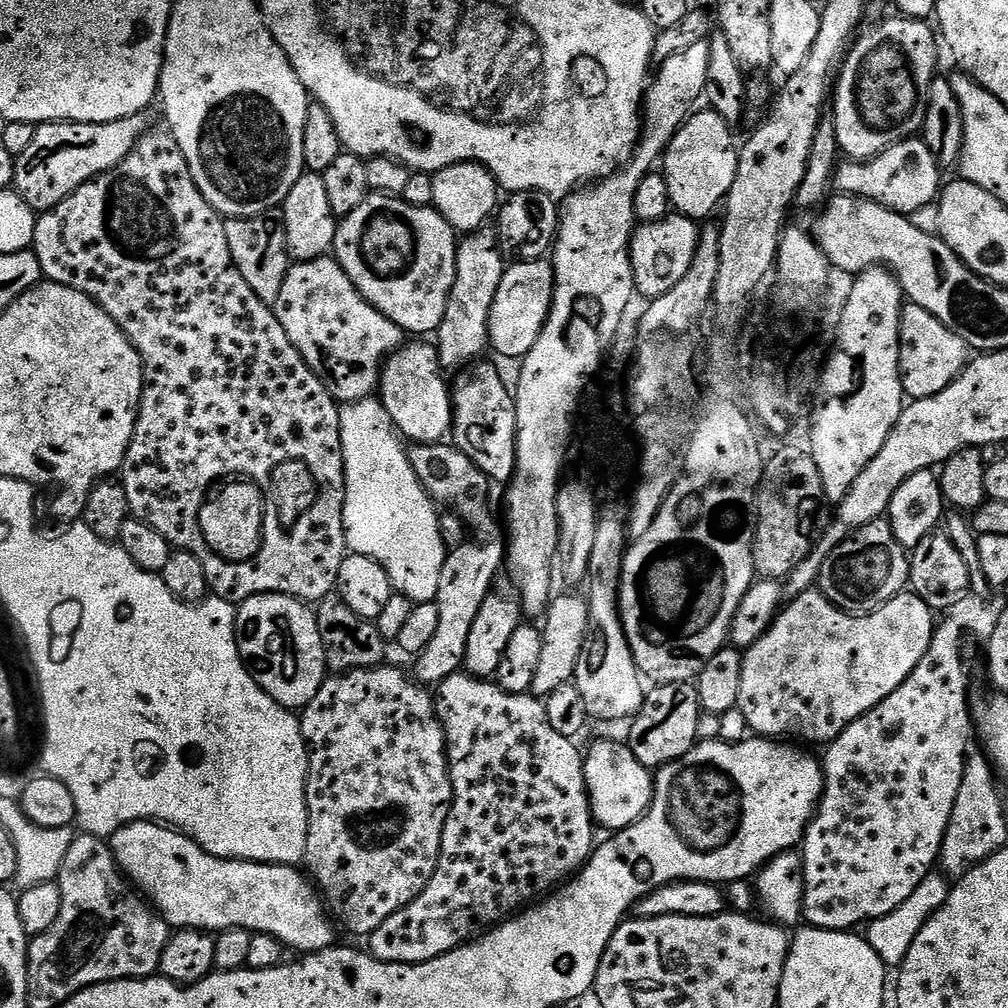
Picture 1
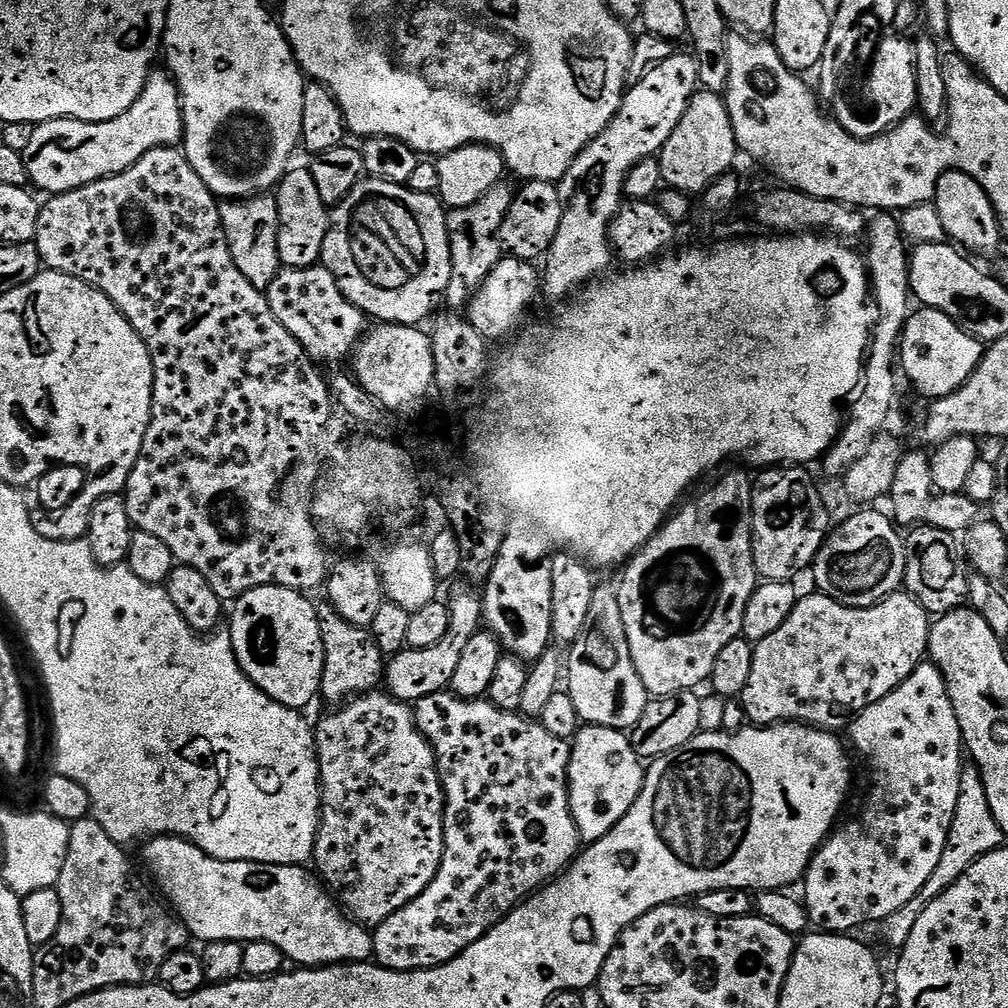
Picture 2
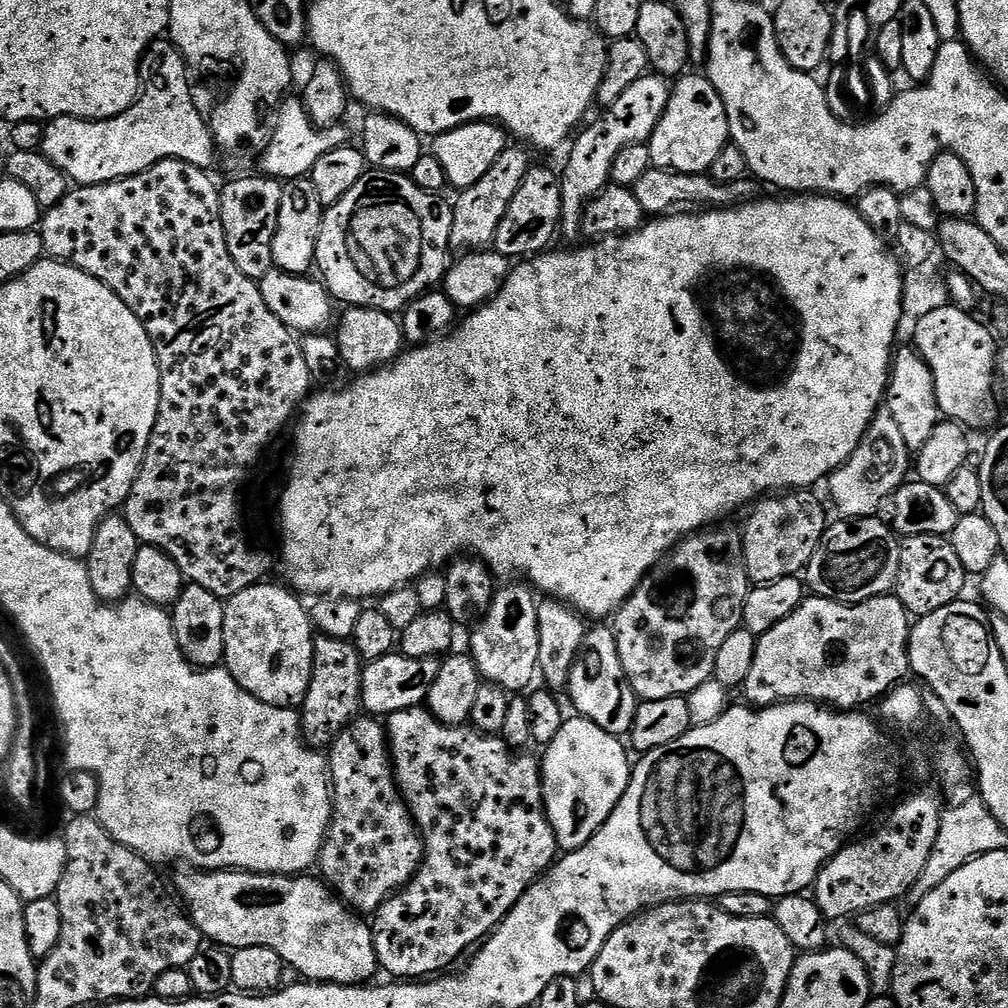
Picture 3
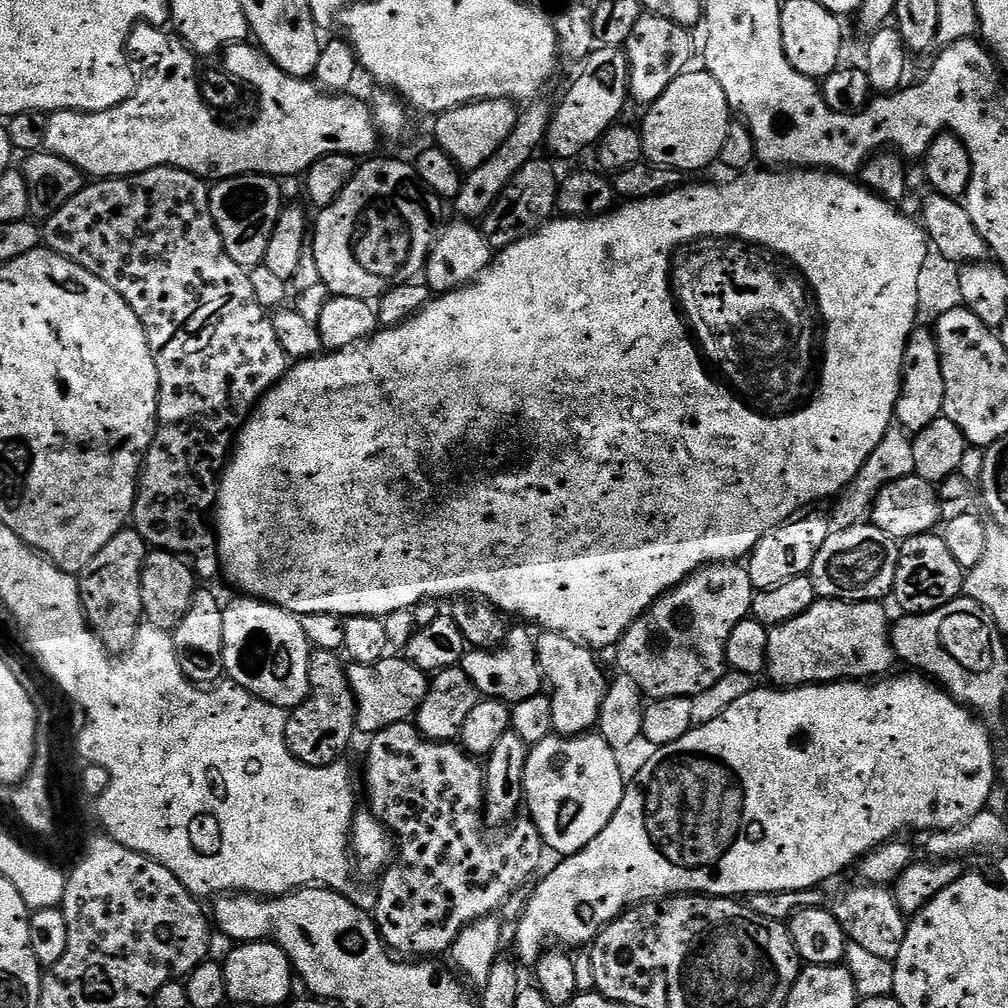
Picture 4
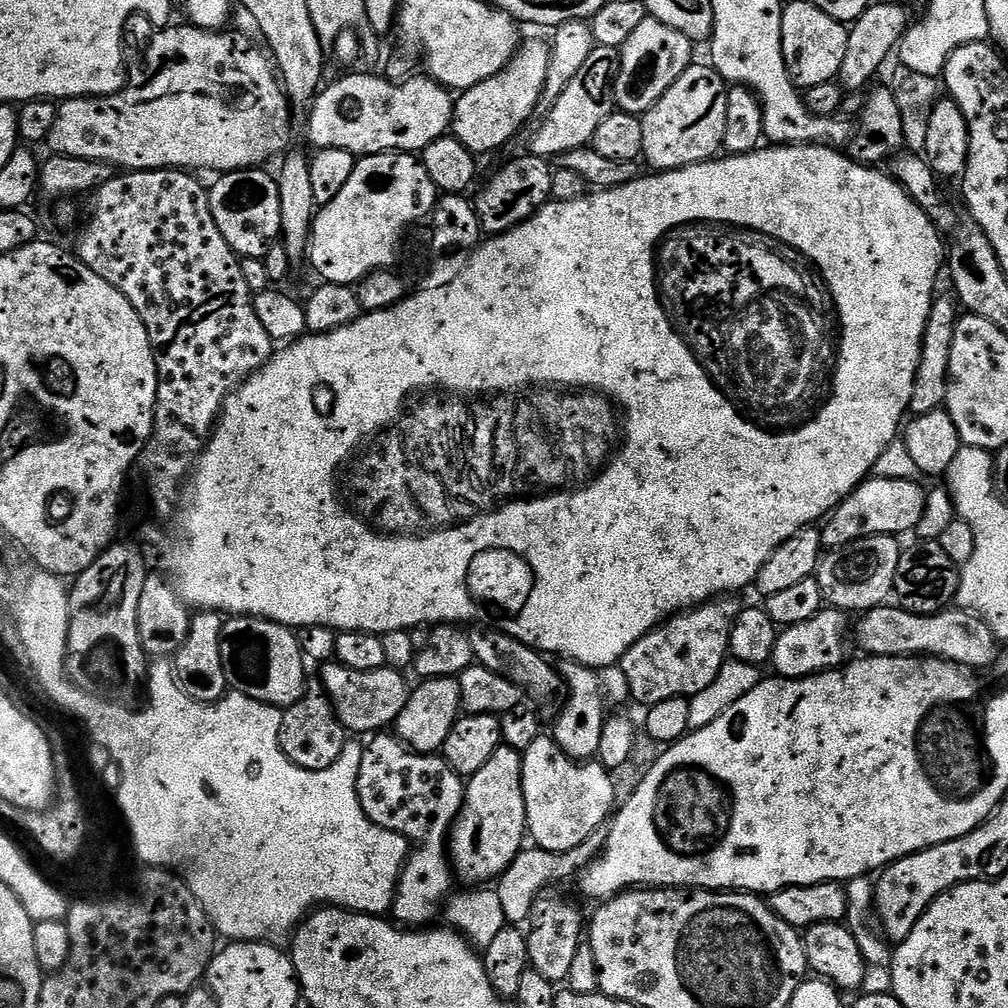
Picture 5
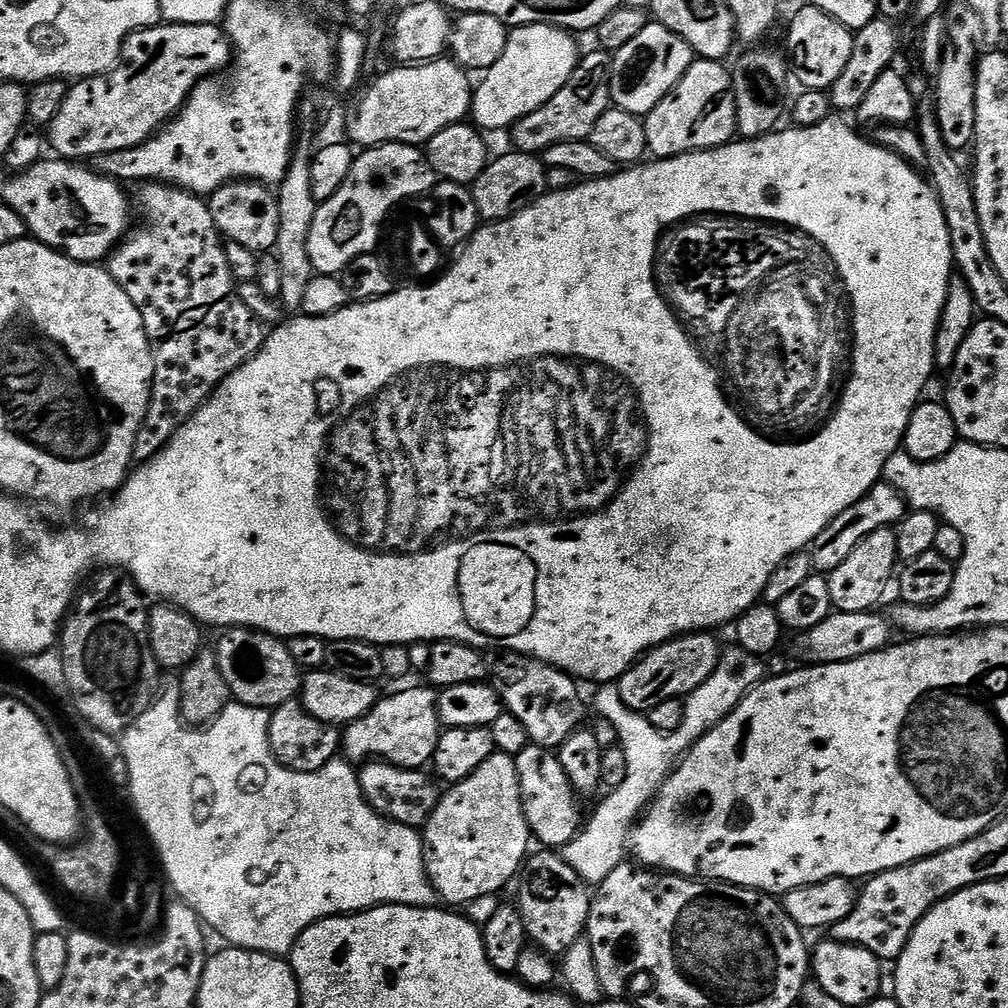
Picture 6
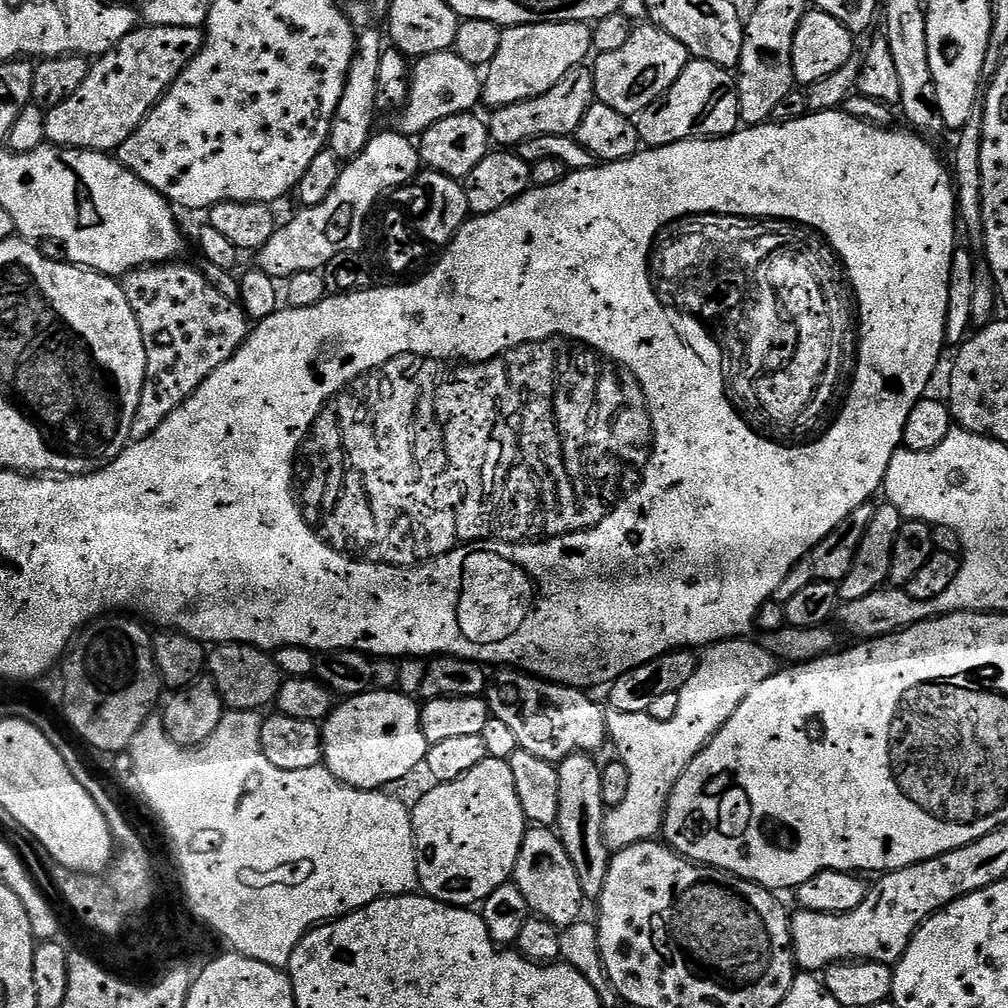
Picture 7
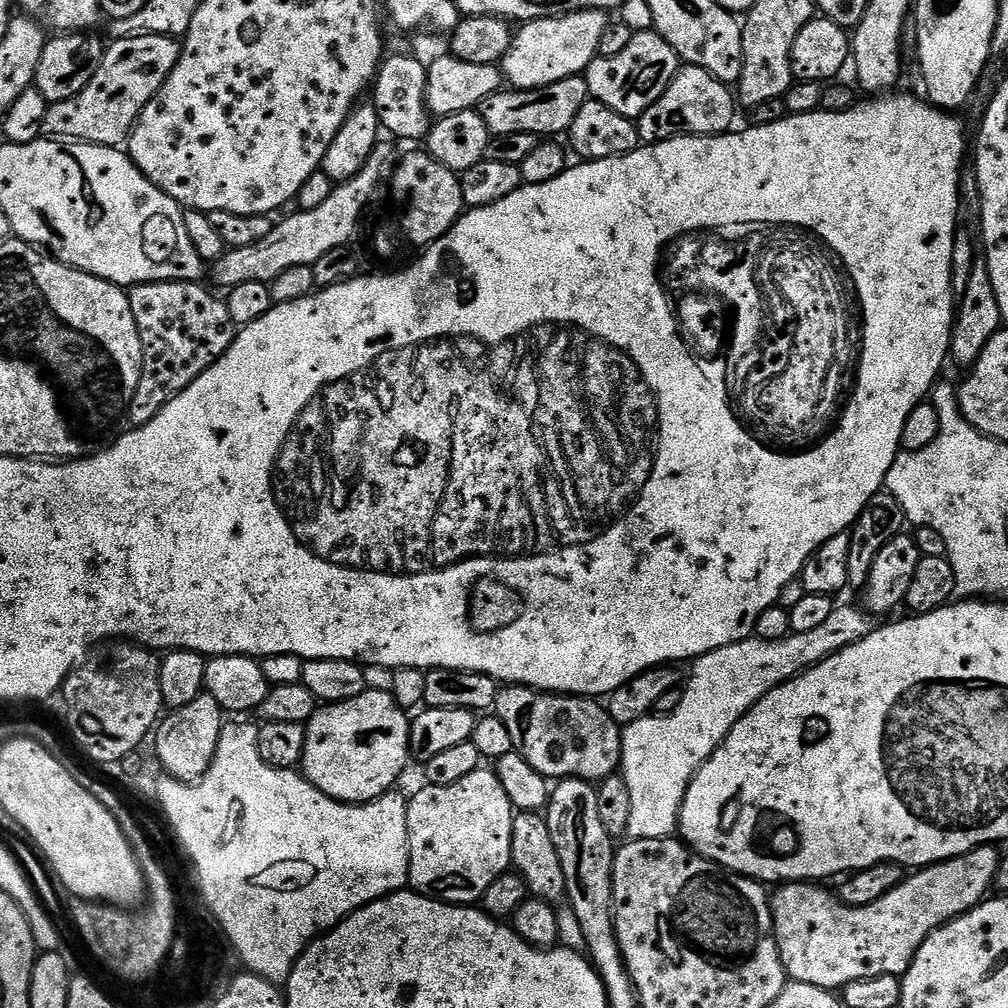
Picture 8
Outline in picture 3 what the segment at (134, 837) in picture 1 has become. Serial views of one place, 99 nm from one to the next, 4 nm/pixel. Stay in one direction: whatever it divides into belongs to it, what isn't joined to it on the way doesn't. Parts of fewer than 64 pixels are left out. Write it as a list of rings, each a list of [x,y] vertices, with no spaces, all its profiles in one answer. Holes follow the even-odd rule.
[[[180,870],[176,888],[192,921],[198,926],[201,937],[225,950],[266,946],[284,959],[285,965],[301,972],[308,982],[321,984],[366,984],[378,972],[376,938],[363,915],[349,908],[323,879],[312,874],[270,876],[266,872],[239,870]]]

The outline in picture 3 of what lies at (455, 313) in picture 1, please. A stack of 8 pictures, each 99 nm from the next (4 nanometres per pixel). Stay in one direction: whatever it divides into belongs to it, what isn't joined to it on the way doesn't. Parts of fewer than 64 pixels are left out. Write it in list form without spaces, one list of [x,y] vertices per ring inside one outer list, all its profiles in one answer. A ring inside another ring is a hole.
[[[509,146],[498,154],[494,166],[490,166],[482,179],[474,182],[474,186],[463,189],[460,196],[452,204],[452,229],[450,230],[450,245],[459,250],[484,250],[495,241],[498,234],[498,222],[502,222],[506,210],[514,194],[518,194],[518,186],[522,186],[522,178],[534,167],[534,160],[528,157],[529,149],[524,146]]]

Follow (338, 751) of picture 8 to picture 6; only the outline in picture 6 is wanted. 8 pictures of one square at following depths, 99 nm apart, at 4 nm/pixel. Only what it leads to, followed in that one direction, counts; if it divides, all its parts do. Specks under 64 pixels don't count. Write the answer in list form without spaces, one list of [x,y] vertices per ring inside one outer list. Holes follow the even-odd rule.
[[[423,687],[404,688],[385,700],[384,697],[377,699],[376,705],[365,716],[343,729],[343,755],[352,762],[364,762],[369,757],[379,758],[399,768],[423,769],[431,765],[442,725],[436,709],[437,693],[431,687]]]

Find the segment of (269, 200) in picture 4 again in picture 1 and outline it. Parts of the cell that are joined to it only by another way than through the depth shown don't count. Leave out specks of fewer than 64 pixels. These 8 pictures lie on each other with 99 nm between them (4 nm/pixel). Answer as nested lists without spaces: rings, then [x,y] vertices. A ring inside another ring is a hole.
[[[238,216],[225,219],[226,242],[230,242],[230,254],[234,258],[234,266],[238,266],[238,274],[246,278],[250,290],[262,298],[270,306],[278,302],[278,294],[282,294],[282,282],[290,267],[286,230],[279,219],[268,216]]]

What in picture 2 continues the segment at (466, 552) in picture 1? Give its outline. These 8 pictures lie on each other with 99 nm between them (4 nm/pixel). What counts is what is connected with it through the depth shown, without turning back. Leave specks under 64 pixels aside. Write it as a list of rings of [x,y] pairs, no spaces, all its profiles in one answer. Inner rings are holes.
[[[463,587],[453,594],[452,600],[447,601],[448,611],[452,613],[450,628],[446,630],[446,638],[438,642],[438,646],[408,648],[387,661],[382,684],[389,696],[396,700],[415,702],[426,698],[426,694],[434,694],[451,685],[458,662],[462,659],[462,650],[482,628],[481,597],[477,593],[475,596],[471,587]]]

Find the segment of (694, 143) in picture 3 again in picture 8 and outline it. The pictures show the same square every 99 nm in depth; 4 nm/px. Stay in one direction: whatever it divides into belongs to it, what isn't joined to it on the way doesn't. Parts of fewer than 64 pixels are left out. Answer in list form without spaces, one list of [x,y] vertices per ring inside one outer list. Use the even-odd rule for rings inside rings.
[[[684,66],[677,71],[670,86],[666,86],[658,102],[654,102],[654,106],[650,106],[638,118],[640,138],[644,144],[656,144],[659,140],[672,140],[675,136],[719,136],[733,127],[732,119],[736,116],[736,108],[738,109],[738,104],[729,85],[723,84],[706,70]]]

